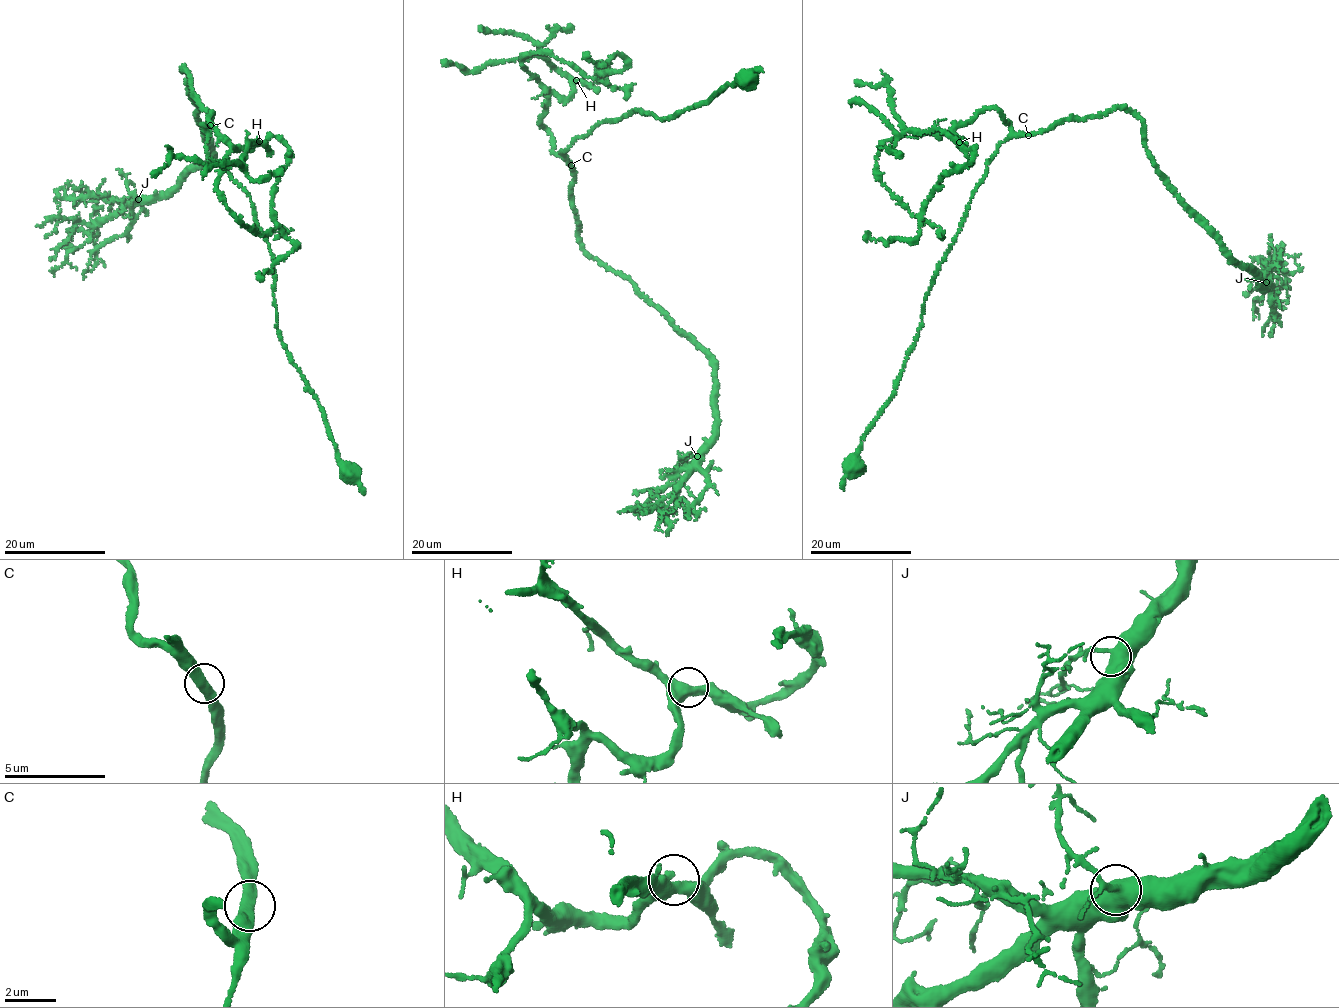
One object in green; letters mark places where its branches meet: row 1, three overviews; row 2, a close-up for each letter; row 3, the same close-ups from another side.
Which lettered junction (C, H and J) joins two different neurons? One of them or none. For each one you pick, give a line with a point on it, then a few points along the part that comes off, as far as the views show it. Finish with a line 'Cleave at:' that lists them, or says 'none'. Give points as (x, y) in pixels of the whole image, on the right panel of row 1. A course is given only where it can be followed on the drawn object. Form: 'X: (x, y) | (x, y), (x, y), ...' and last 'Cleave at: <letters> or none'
Cleave at: none

